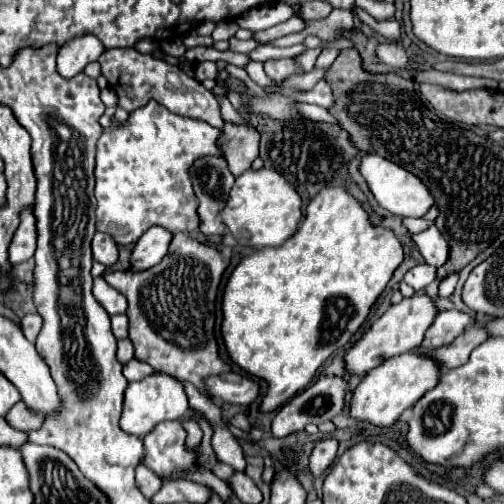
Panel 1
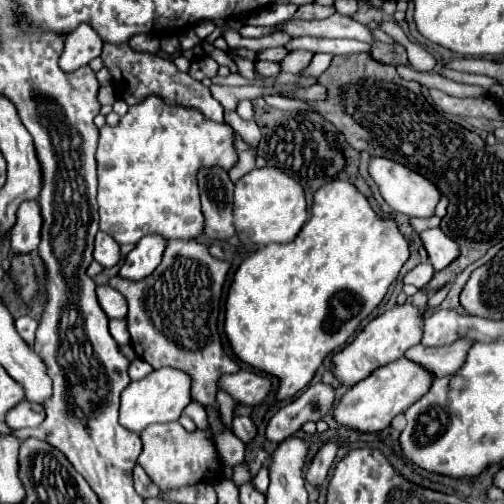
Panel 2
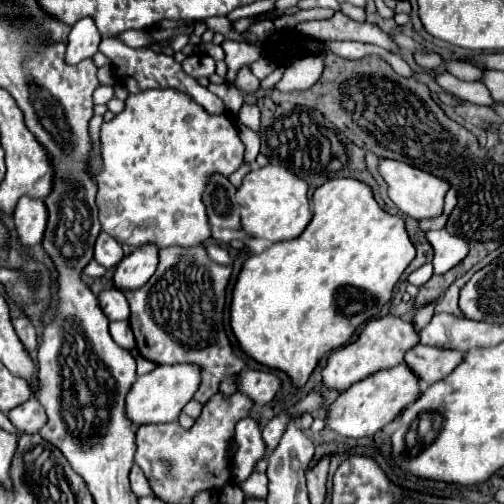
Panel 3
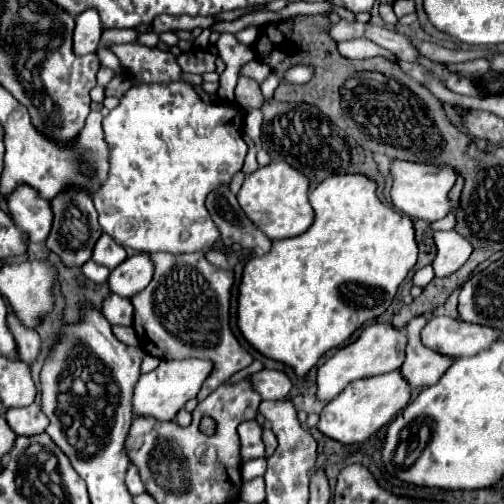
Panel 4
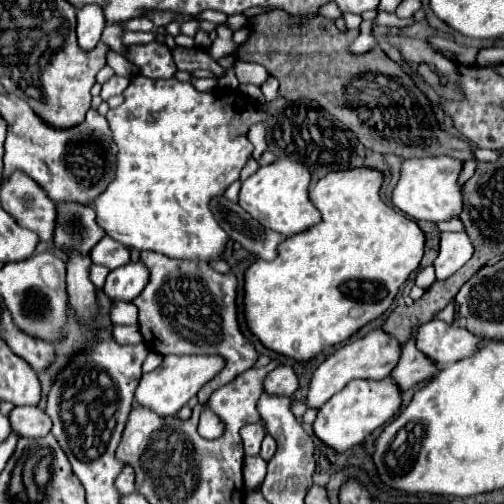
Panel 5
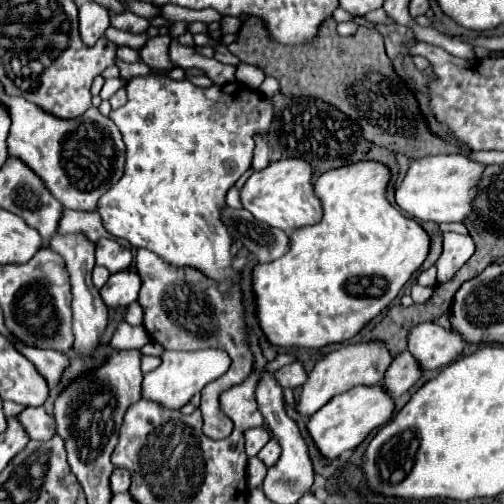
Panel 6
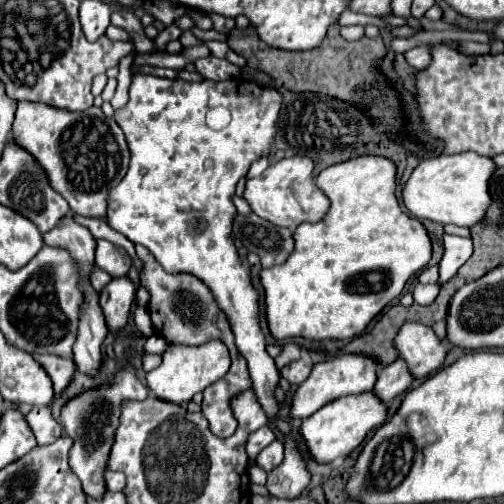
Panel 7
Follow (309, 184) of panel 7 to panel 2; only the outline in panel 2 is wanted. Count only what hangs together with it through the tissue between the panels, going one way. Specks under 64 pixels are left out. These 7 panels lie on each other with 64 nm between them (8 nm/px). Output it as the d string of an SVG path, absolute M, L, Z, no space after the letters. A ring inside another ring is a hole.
M254 168L244 174L234 188L234 230L242 244L284 244L296 238L308 220L304 190L296 180L278 168Z

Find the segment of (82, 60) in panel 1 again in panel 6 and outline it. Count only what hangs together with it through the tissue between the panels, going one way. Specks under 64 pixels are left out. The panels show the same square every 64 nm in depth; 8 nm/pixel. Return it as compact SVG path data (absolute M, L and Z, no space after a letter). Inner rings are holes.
M86 2L80 6L80 38L84 40L84 44L96 44L96 40L106 32L108 26L110 14L106 12L106 8L94 2Z

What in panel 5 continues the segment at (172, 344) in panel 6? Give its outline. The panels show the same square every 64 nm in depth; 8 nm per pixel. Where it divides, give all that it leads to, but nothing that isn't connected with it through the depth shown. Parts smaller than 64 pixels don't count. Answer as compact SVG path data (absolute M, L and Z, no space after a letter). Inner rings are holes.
M142 252L140 258L150 270L150 282L132 302L138 308L138 328L144 346L160 356L218 354L226 362L214 380L206 382L198 392L198 400L204 404L214 390L252 368L258 358L254 346L238 328L236 276L232 272L220 274L200 260L172 260L156 252ZM203 410L198 425L199 434L202 434L204 438L218 438L218 436L222 436L222 428L224 428L224 424L218 420L216 414Z

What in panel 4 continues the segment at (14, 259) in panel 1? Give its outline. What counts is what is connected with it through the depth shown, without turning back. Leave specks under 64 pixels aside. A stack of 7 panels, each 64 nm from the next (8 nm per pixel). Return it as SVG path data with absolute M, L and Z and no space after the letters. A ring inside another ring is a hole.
M18 186L6 202L14 224L26 232L30 242L44 242L48 238L52 226L52 208L48 200L40 198L34 188Z

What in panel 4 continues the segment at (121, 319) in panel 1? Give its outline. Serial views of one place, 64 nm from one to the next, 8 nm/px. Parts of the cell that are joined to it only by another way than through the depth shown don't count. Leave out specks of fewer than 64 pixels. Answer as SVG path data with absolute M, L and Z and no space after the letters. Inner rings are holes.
M112 326L112 332L114 332L114 336L118 336L118 340L124 342L126 346L136 346L136 344L138 344L138 338L136 338L132 326Z

